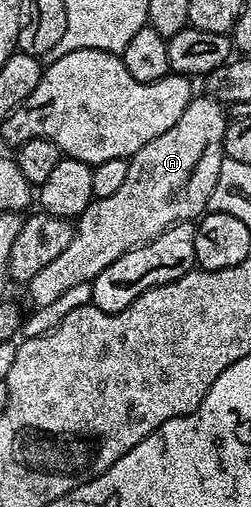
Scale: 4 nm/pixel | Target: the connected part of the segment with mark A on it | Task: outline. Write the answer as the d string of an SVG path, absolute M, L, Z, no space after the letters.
M194 95L180 119L162 135L152 139L152 143L144 143L140 151L129 158L128 176L123 185L114 194L107 197L95 197L77 218L72 243L68 243L65 251L60 251L57 259L52 259L44 271L32 275L25 286L34 309L48 307L48 303L60 299L64 291L77 287L85 281L93 282L108 263L116 263L120 255L132 251L141 245L147 245L180 221L194 221L207 212L208 195L212 195L212 187L216 187L216 178L220 176L220 163L224 156L222 144L228 124L228 113L222 102L207 95Z

